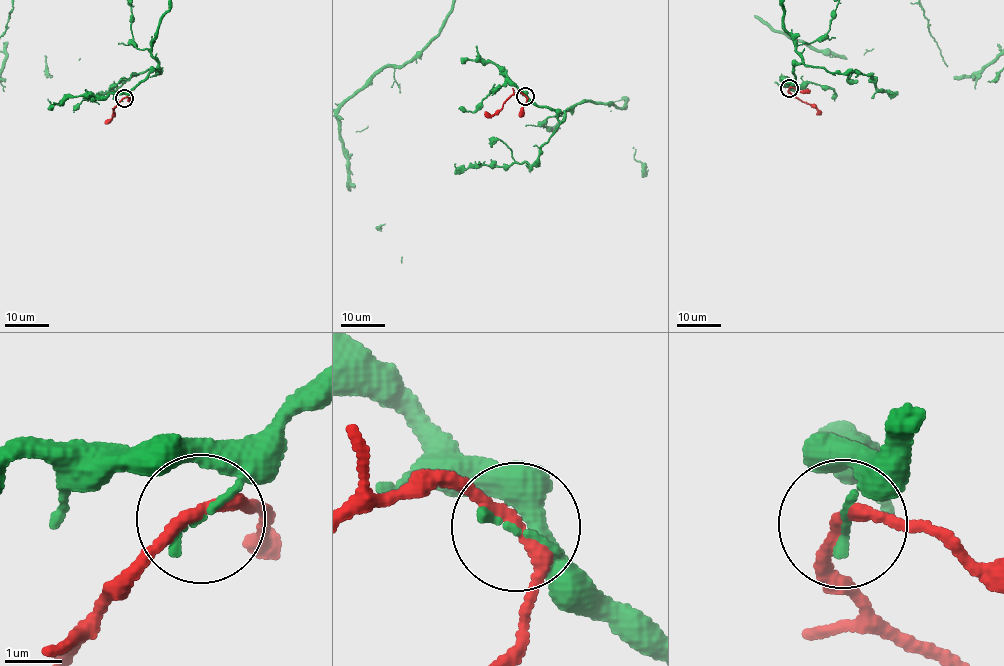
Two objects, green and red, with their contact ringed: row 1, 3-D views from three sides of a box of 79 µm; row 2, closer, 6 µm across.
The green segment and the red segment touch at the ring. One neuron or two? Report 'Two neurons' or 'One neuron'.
Two neurons

